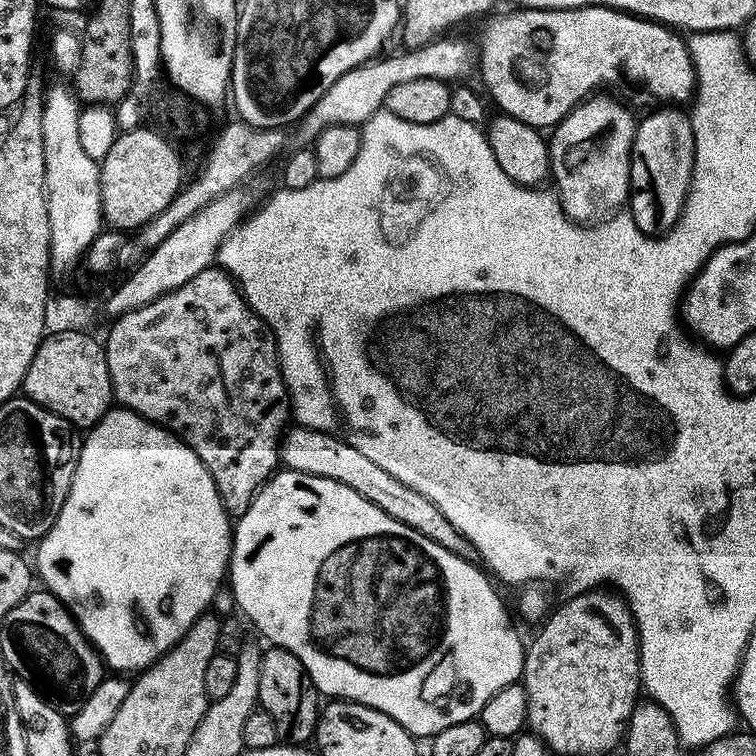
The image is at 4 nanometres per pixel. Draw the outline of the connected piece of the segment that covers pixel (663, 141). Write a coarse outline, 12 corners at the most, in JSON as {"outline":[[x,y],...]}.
{"outline":[[680,106],[636,128],[630,215],[647,236],[678,222],[696,135]]}

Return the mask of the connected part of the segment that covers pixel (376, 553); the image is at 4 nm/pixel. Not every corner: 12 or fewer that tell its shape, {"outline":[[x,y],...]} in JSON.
{"outline":[[280,470],[226,576],[317,693],[409,735],[524,674],[483,567]]}

